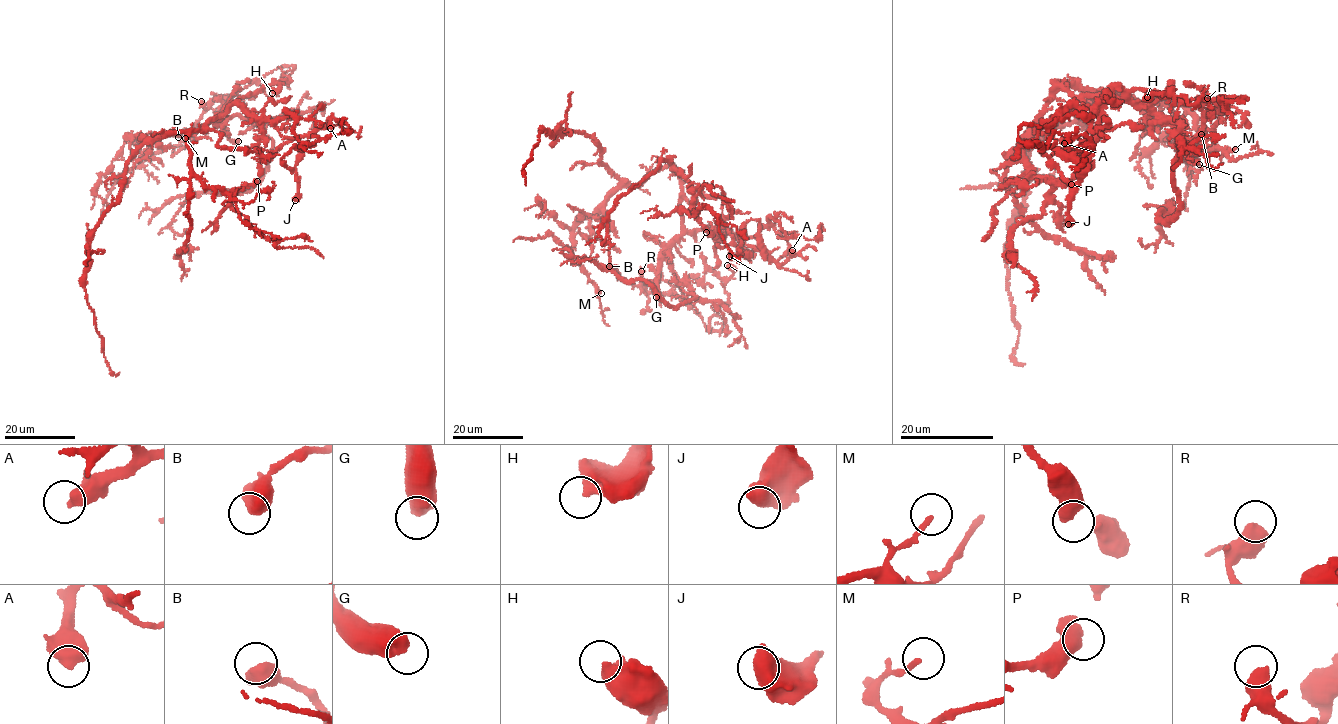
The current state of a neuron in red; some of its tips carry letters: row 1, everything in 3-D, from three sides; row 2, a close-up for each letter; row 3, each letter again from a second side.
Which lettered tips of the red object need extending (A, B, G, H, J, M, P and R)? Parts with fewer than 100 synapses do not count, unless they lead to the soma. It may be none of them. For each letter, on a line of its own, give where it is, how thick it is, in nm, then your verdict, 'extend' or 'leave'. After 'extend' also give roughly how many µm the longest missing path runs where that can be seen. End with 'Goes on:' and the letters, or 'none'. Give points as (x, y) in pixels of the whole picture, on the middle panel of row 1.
A: place (792, 250); calibre 600 nm; leave
B: place (609, 266); calibre 420 nm; leave
G: place (656, 297); calibre 650 nm; extend; missing 110 µm
H: place (727, 265); calibre 550 nm; leave
J: place (729, 256); calibre 750 nm; leave
M: place (601, 293); calibre 170 nm; leave
P: place (706, 232); calibre 650 nm; leave
R: place (641, 271); calibre 600 nm; leave
Goes on: G

